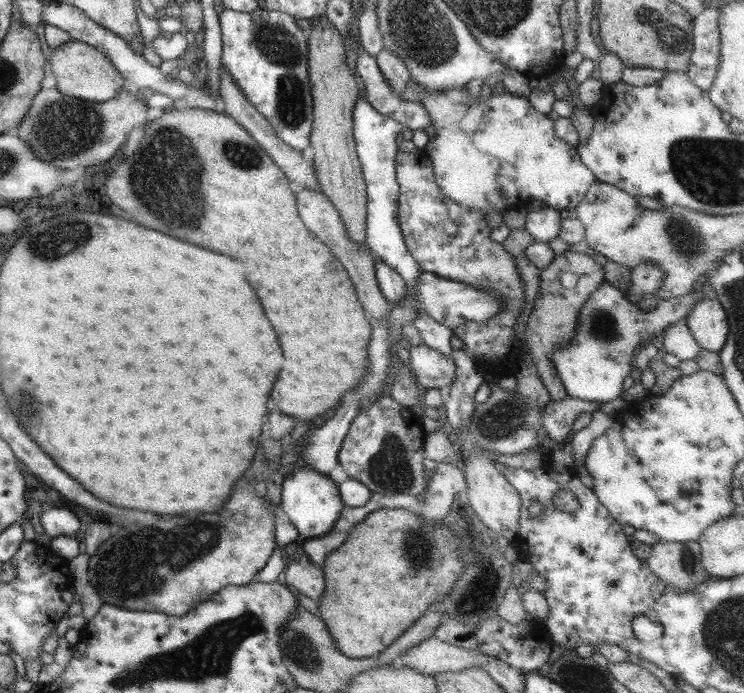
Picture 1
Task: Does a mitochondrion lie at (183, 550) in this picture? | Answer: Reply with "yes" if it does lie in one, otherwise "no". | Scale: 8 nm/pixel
yes

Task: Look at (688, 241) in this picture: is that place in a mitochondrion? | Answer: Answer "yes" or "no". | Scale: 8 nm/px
yes

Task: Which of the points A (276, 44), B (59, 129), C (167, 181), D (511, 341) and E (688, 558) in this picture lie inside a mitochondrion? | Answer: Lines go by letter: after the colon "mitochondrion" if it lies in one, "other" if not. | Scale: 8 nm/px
A: mitochondrion
B: mitochondrion
C: mitochondrion
D: other
E: mitochondrion

